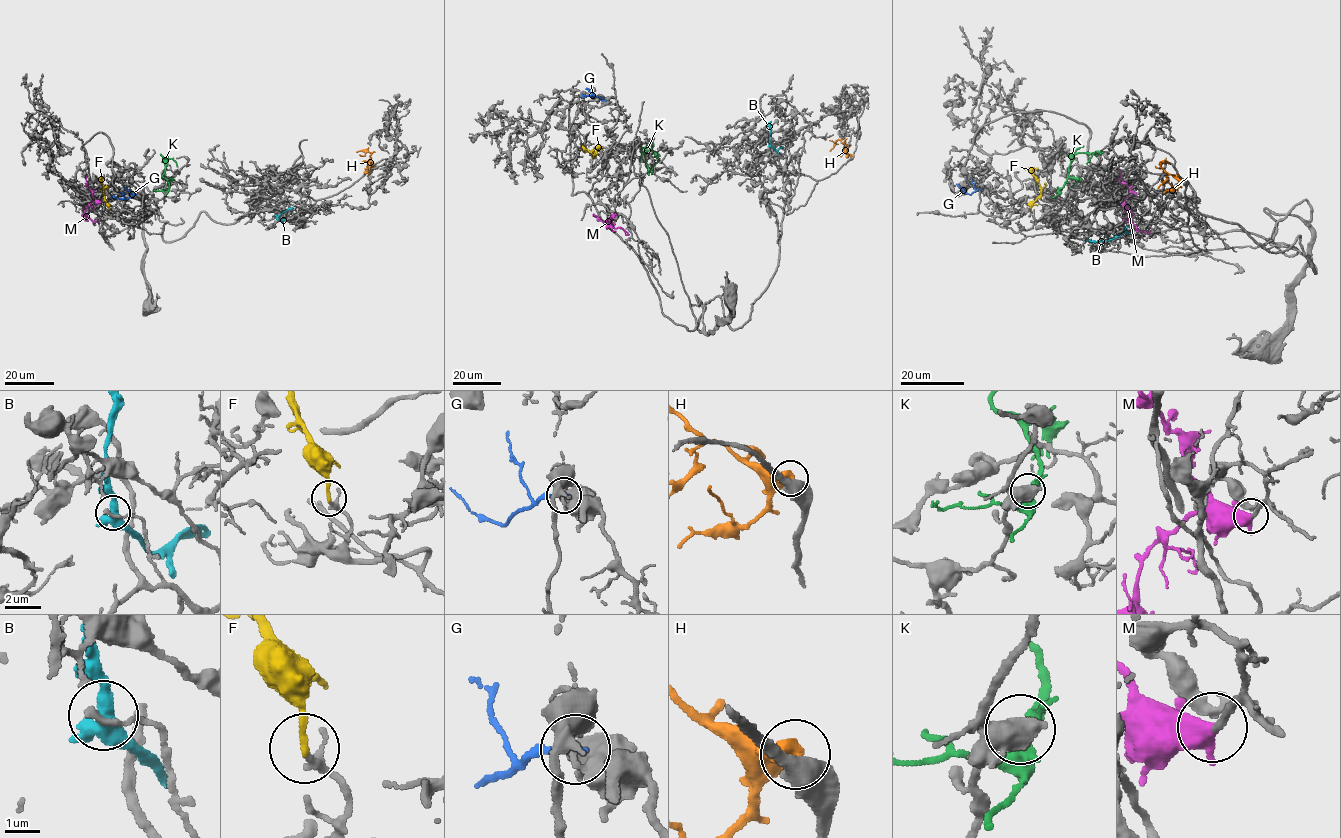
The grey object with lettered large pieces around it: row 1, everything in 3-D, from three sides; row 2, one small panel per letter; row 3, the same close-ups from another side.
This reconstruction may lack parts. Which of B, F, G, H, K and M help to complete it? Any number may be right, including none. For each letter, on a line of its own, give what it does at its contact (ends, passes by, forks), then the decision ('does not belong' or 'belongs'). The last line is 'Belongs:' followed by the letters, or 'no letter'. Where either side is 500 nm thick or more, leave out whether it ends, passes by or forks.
B: it forks; does not belong
F: it ends; belongs
G: it passes by; does not belong
H: does not belong
K: it forks; does not belong
M: it passes by; belongs
Belongs: F, M

